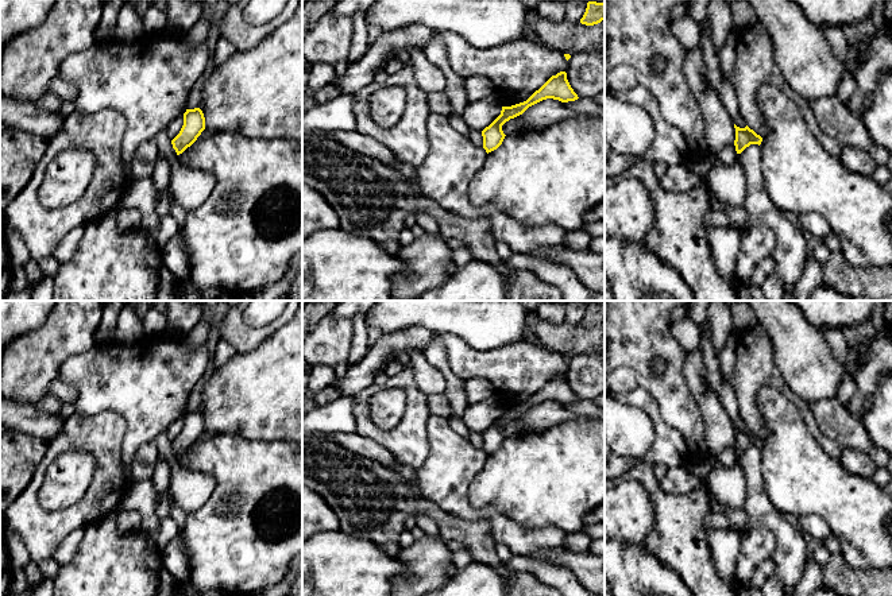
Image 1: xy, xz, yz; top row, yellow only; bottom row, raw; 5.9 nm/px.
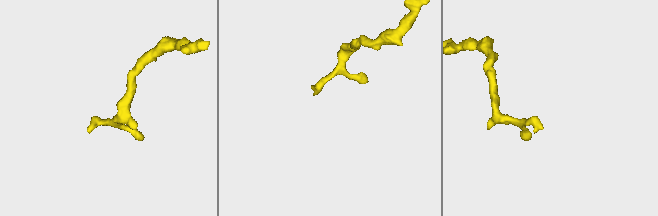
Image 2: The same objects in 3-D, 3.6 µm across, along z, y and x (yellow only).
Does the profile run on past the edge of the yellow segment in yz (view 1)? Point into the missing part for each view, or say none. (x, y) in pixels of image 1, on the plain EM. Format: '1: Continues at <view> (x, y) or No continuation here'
1: No continuation here

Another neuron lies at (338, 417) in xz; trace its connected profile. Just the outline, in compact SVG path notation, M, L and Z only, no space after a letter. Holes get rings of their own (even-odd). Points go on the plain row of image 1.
M339 396L335 402L302 415L302 434L309 433L355 433L356 419L351 396Z

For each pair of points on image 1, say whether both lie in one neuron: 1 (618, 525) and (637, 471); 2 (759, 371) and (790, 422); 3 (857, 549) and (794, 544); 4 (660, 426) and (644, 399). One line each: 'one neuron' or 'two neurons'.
1: two neurons
2: two neurons
3: two neurons
4: one neuron

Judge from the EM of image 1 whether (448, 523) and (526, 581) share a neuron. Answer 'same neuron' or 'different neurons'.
same neuron

